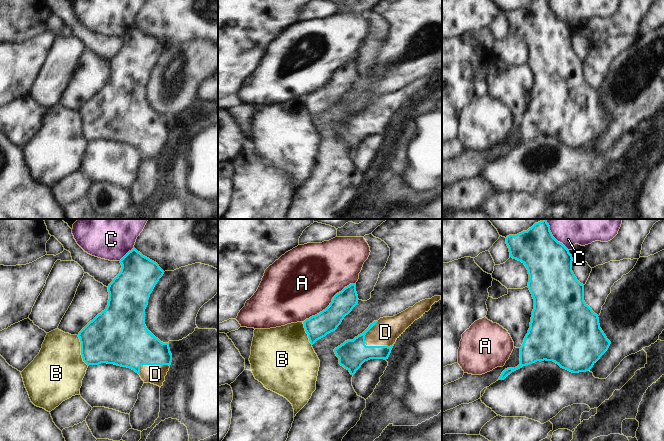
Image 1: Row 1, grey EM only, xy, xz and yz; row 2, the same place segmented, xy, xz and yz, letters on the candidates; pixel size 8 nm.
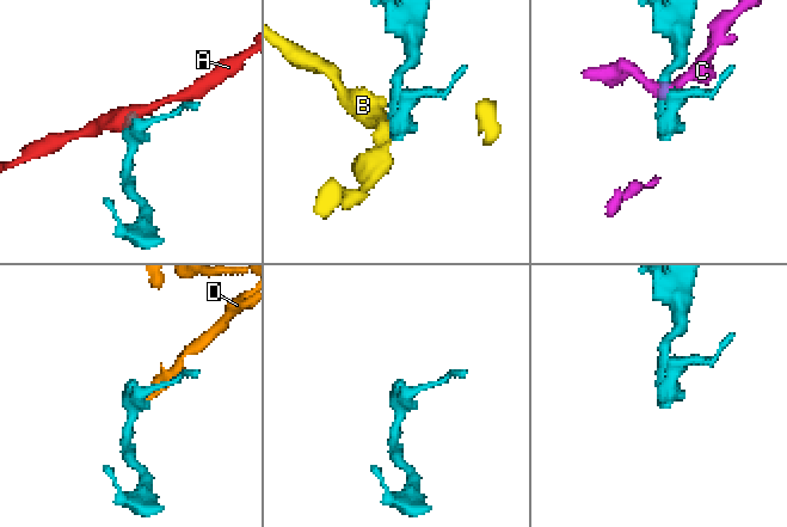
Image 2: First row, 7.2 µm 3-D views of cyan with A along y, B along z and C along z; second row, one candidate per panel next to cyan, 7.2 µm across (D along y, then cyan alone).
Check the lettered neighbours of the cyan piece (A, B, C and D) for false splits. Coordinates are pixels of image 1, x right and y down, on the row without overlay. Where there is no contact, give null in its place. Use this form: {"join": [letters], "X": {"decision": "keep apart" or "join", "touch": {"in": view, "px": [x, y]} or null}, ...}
{"join": ["D"], "A": {"decision": "keep apart", "touch": {"in": "xz", "px": [330, 79]}}, "B": {"decision": "keep apart", "touch": {"in": "xy", "px": [81, 126]}}, "C": {"decision": "keep apart", "touch": {"in": "yz", "px": [554, 14]}}, "D": {"decision": "join", "touch": {"in": "xz", "px": [375, 122]}}}

